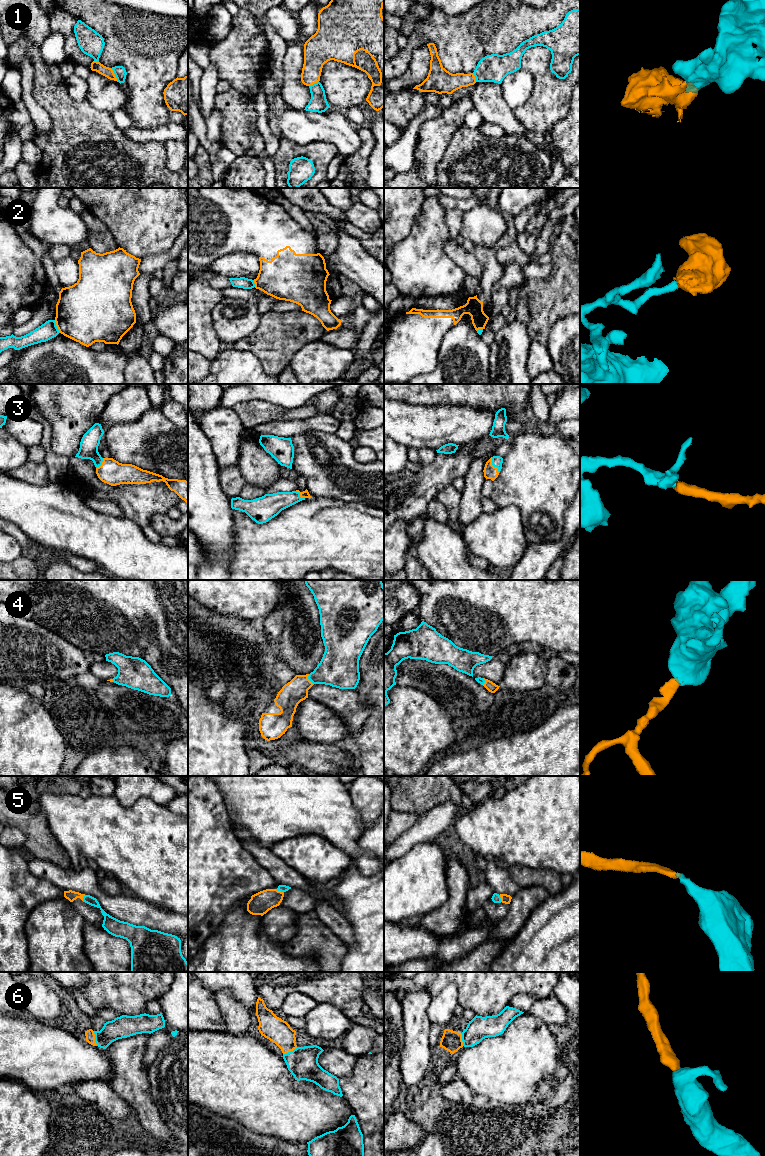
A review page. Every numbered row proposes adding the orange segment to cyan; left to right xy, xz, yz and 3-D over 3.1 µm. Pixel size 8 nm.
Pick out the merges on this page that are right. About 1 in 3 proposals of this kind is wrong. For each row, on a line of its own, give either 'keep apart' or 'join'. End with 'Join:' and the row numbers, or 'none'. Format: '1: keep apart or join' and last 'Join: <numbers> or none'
1: keep apart
2: keep apart
3: join
4: join
5: join
6: join
Join: 3, 4, 5, 6

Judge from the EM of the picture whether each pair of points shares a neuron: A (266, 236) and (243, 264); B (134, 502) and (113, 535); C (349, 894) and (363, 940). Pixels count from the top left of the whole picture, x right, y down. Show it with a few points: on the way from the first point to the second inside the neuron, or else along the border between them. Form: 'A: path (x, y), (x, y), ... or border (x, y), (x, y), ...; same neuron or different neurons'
A: border (228, 253), (252, 252), (259, 261), (258, 275); different neurons
B: border (123, 515), (133, 520), (141, 528); different neurons
C: path (360, 905), (363, 908), (363, 929); same neuron

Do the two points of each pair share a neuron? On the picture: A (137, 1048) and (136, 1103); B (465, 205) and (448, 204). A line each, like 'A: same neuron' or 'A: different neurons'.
A: same neuron
B: same neuron

